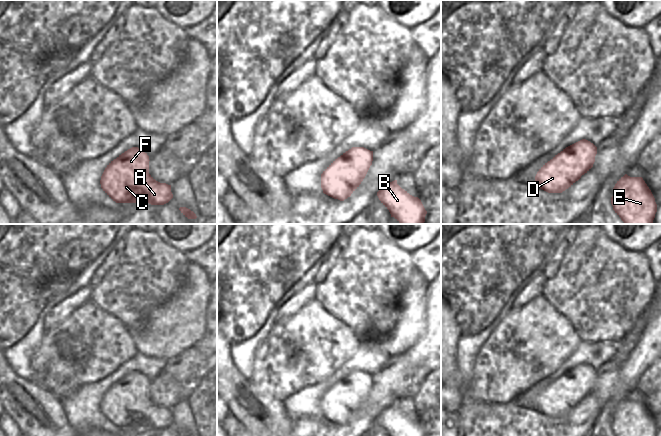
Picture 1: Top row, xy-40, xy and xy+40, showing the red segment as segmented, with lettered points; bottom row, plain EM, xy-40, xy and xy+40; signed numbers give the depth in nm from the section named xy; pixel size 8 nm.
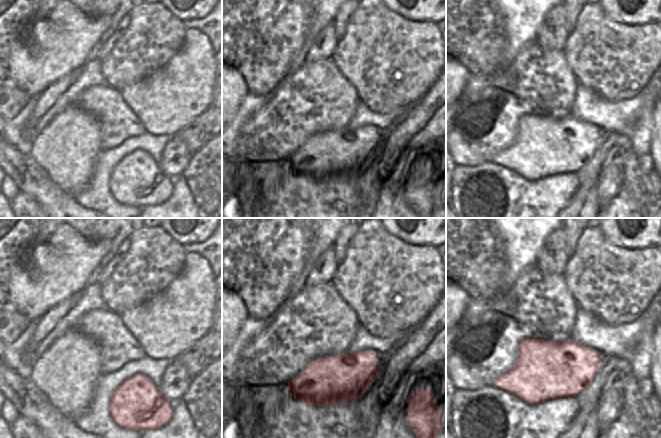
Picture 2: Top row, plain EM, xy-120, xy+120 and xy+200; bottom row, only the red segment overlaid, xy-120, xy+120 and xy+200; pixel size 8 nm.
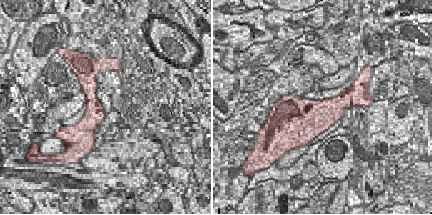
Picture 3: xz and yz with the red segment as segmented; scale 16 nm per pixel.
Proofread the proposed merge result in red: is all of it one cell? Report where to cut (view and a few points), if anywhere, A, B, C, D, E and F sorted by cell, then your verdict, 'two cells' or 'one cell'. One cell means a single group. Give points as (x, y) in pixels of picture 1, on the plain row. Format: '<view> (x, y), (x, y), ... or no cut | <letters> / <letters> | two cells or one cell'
no cut | A B C D E F | one cell

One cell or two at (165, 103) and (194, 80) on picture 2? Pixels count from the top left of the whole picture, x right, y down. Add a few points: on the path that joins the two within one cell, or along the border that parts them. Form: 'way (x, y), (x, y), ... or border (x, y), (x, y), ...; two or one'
way (172, 98), (176, 98), (187, 87); one

